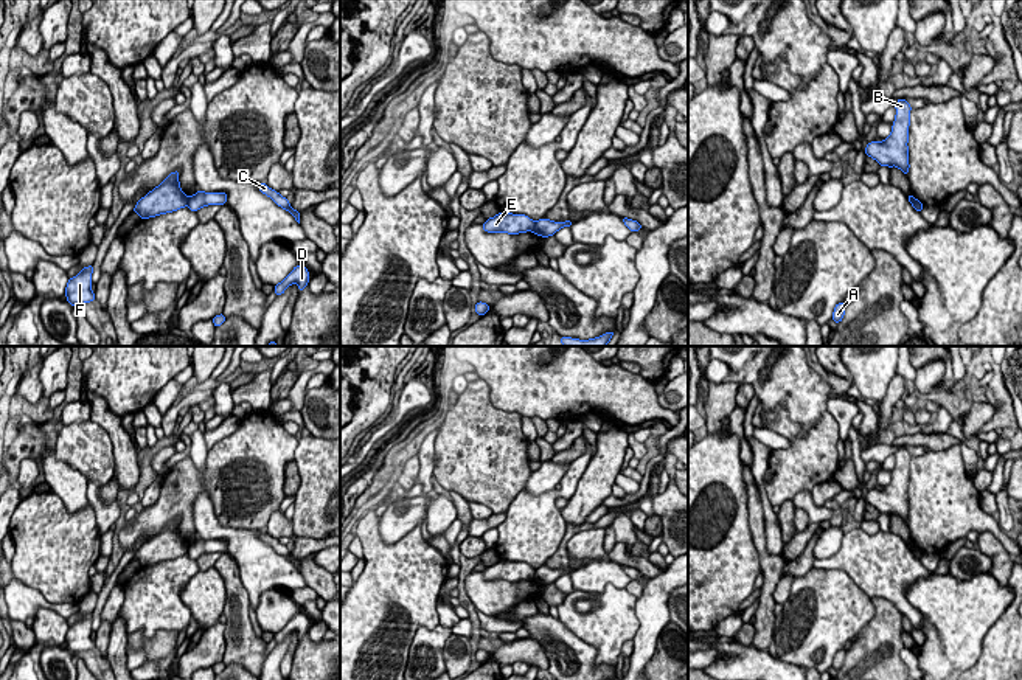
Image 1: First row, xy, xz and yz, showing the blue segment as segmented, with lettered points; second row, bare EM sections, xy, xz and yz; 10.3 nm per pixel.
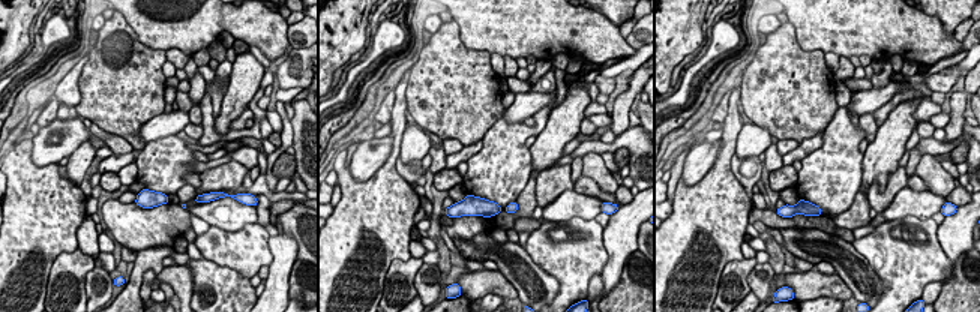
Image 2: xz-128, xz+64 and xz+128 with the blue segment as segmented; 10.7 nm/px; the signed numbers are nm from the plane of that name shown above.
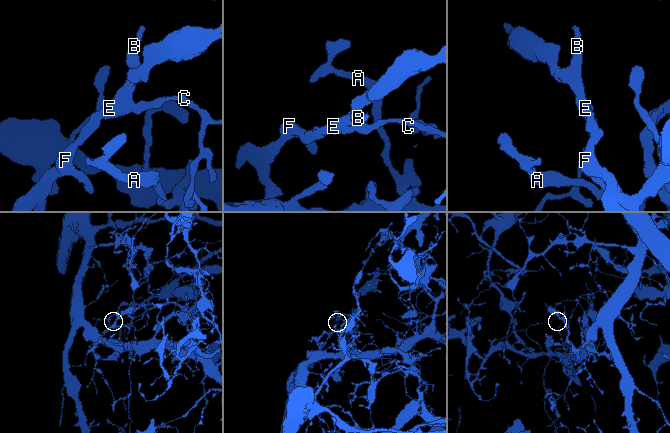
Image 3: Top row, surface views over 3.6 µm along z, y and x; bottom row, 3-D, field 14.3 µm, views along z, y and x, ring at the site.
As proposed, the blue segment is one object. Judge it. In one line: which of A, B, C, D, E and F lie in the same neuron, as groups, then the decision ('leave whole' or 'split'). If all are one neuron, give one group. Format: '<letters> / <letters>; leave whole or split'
A B E F / C D; split

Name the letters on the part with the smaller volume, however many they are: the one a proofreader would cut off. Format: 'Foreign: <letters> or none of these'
Foreign: C, D

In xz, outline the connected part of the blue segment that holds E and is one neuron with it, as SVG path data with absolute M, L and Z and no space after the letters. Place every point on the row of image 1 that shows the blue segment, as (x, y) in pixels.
M499 213L497 216L486 219L486 222L483 224L483 230L488 233L500 231L517 234L533 231L534 224L536 222L525 214Z

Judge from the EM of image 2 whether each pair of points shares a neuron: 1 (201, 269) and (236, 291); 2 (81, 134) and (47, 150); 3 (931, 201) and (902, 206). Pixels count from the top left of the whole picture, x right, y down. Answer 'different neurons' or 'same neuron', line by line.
1: same neuron
2: same neuron
3: same neuron

